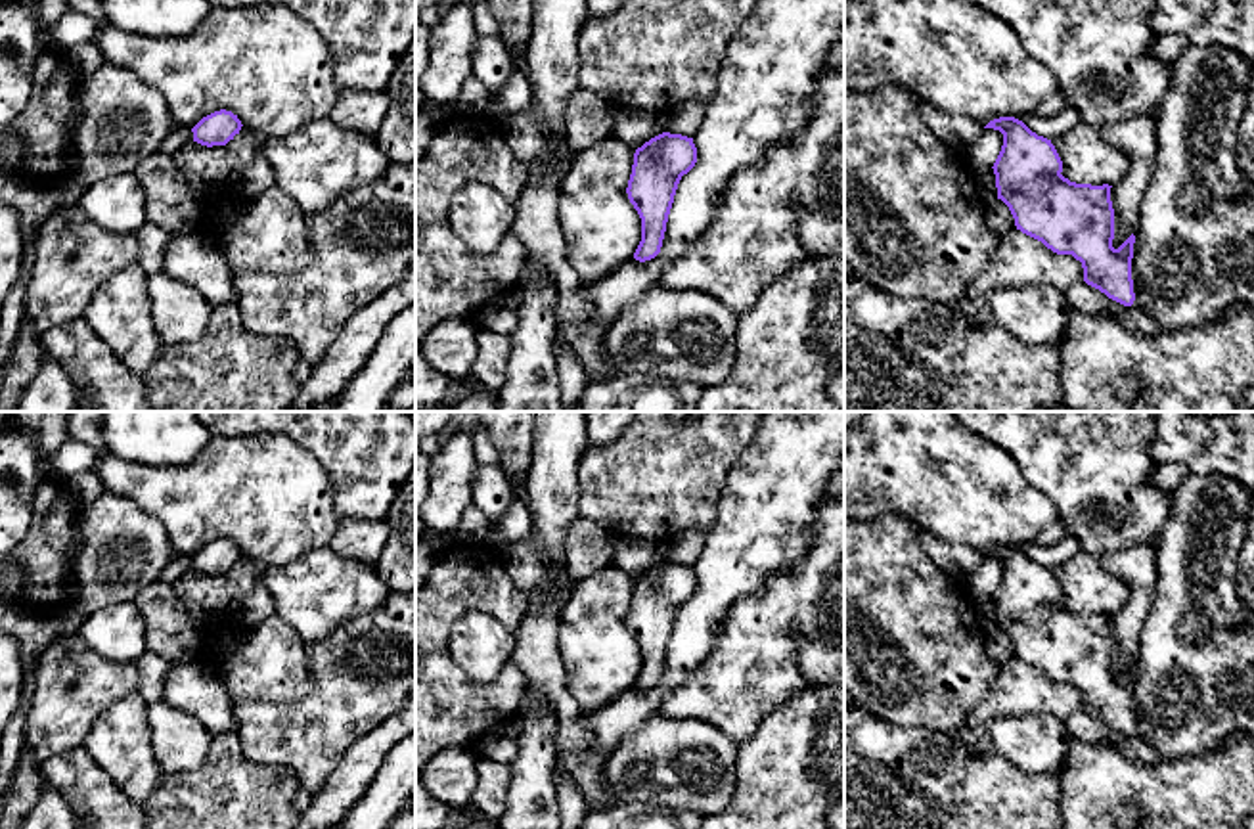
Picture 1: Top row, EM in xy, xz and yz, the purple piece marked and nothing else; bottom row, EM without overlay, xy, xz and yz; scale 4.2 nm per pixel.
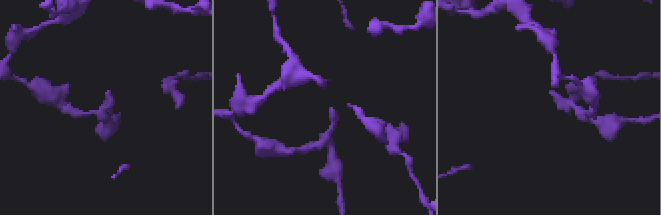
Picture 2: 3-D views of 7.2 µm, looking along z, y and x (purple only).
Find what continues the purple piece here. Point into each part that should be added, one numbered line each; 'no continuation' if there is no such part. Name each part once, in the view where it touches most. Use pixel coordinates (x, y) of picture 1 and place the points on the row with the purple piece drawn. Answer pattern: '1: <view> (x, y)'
no continuation

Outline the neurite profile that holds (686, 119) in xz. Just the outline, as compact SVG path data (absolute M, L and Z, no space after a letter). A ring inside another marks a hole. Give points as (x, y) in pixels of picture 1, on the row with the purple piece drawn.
M693 98L676 107L666 121L666 132L693 138L705 119L706 103Z

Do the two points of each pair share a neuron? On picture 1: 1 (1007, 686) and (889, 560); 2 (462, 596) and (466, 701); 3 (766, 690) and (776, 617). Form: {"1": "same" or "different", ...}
{"1": "different", "2": "same", "3": "same"}

